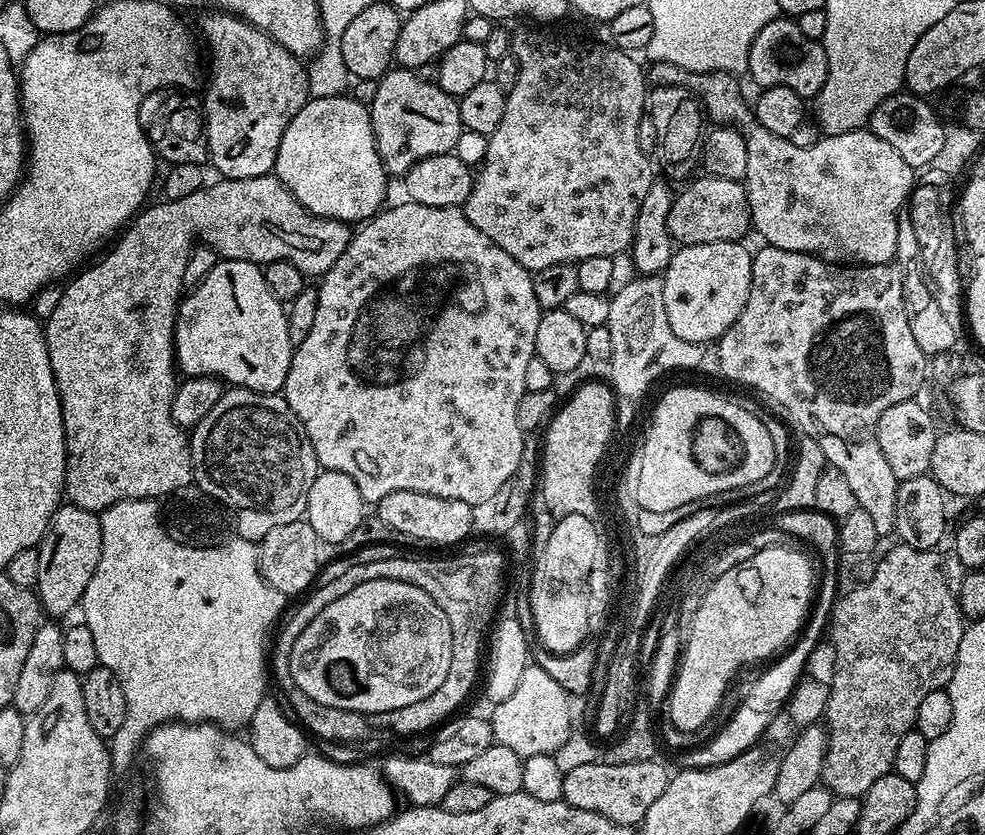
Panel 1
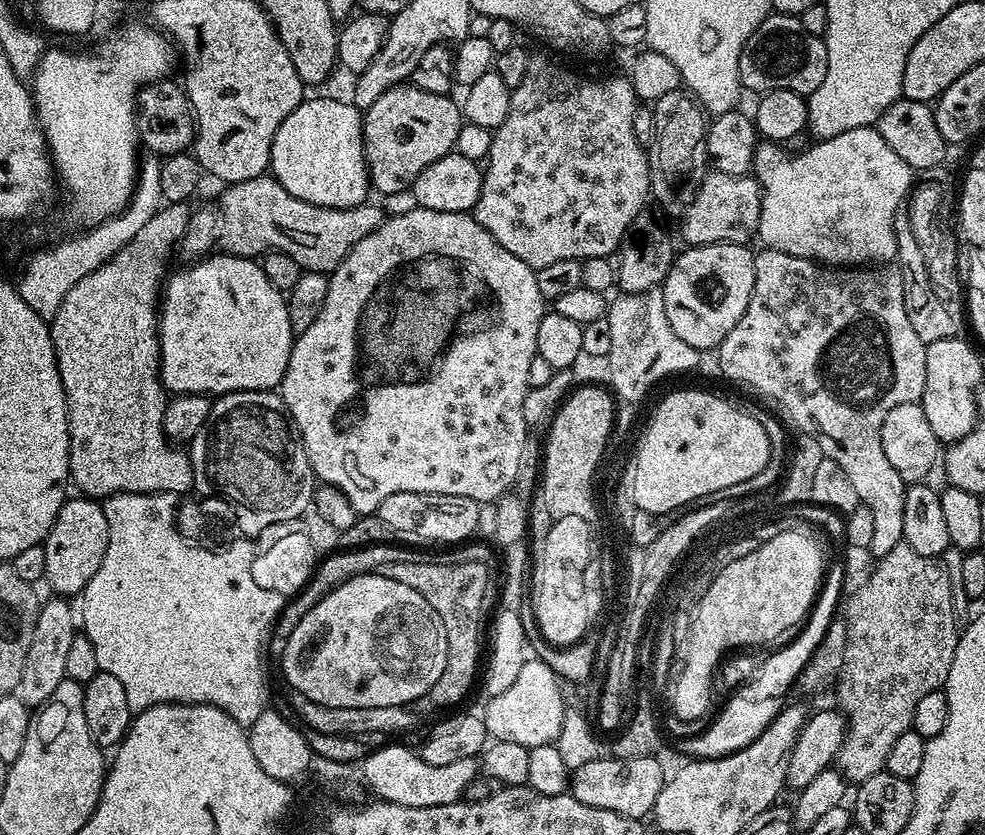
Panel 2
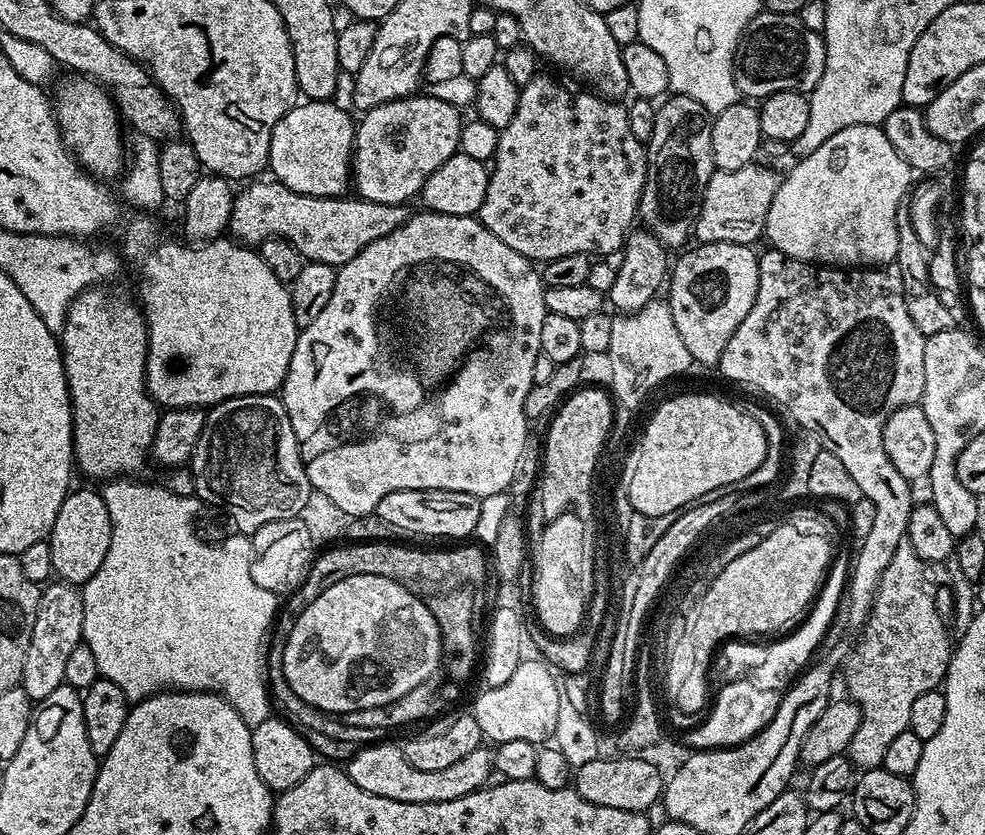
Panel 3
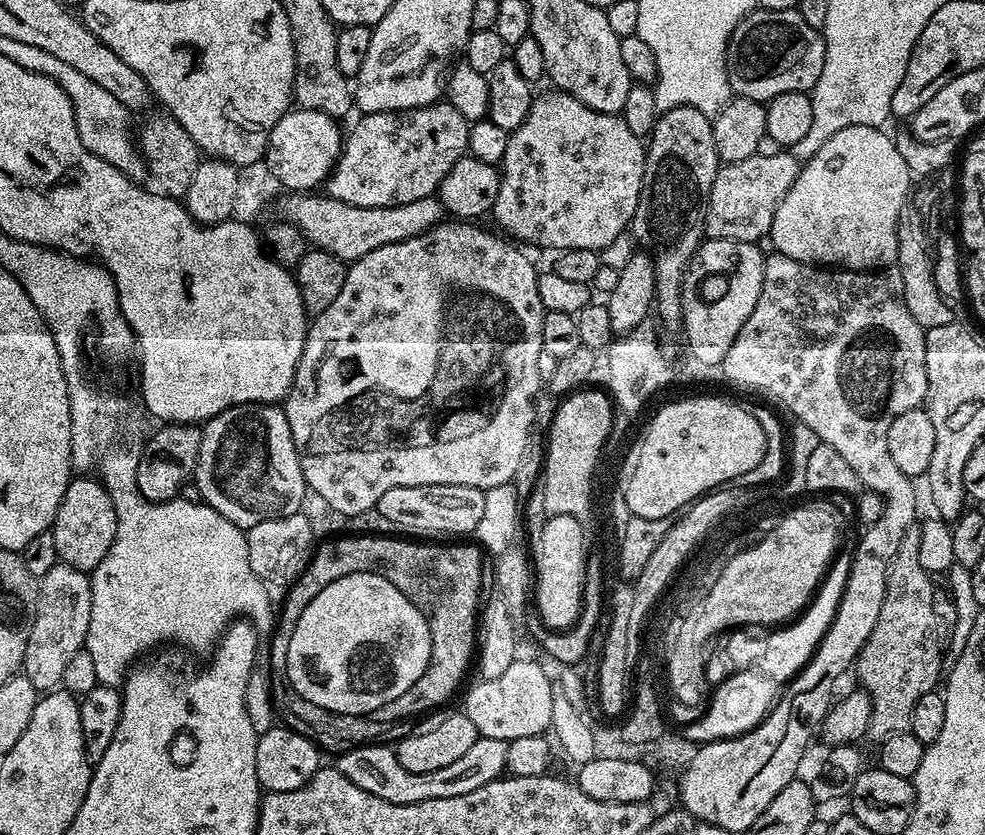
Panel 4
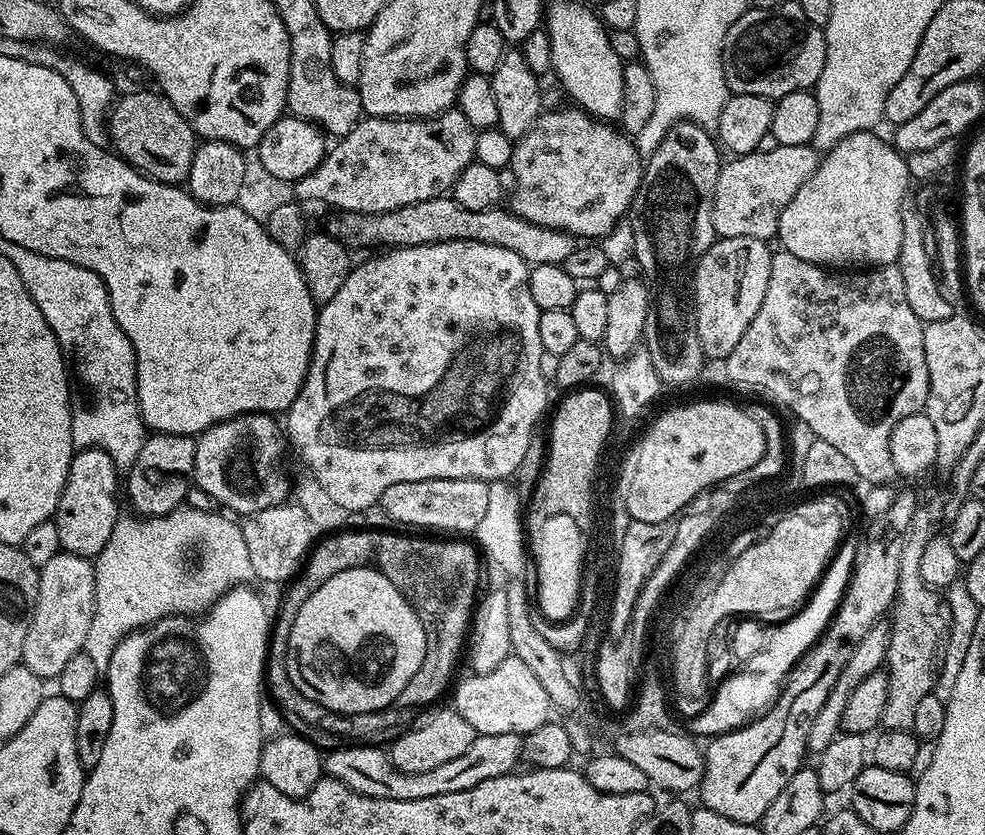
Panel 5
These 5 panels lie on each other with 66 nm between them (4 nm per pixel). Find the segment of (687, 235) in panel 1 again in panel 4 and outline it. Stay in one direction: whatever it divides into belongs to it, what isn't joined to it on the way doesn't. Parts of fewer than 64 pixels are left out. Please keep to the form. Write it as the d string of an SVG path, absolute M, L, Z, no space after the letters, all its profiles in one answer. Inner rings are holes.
M772 150L769 156L757 154L742 162L724 164L716 171L714 186L710 186L708 209L704 215L704 231L713 240L737 240L738 242L760 242L772 230L778 206L782 198L794 186L802 164L788 150Z

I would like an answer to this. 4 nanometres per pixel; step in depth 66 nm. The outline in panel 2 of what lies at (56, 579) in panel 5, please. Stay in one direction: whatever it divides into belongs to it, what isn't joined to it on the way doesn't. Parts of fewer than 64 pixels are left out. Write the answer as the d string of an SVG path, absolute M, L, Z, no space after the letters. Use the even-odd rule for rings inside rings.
M45 599L40 605L38 622L35 623L34 637L30 640L27 650L25 665L22 675L16 687L15 695L29 708L37 708L44 704L54 694L55 687L66 679L66 655L70 650L73 638L77 635L77 627L74 628L72 608L67 599Z

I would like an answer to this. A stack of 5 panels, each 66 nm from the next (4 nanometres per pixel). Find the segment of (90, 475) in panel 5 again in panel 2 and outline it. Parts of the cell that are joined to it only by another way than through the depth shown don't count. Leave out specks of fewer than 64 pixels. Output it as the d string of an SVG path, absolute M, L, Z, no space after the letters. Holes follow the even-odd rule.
M83 494L65 499L58 510L58 518L44 539L46 554L46 570L44 580L53 588L55 595L60 598L79 597L85 586L98 574L98 566L102 566L102 558L106 558L106 542L108 527L103 503L99 499L89 498Z

